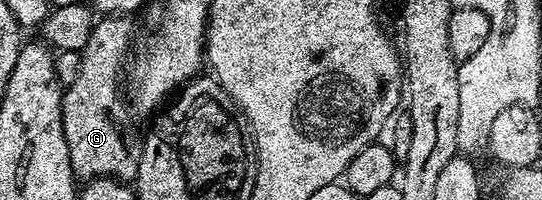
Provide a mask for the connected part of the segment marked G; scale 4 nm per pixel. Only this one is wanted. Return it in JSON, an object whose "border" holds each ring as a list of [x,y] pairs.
{"border":[[[102,16],[95,21],[88,42],[80,51],[79,72],[62,95],[64,140],[68,140],[75,179],[114,178],[130,184],[138,177],[142,142],[114,119],[124,117],[127,110],[123,91],[118,91],[118,77],[123,77],[131,53],[130,20],[126,16]]]}

